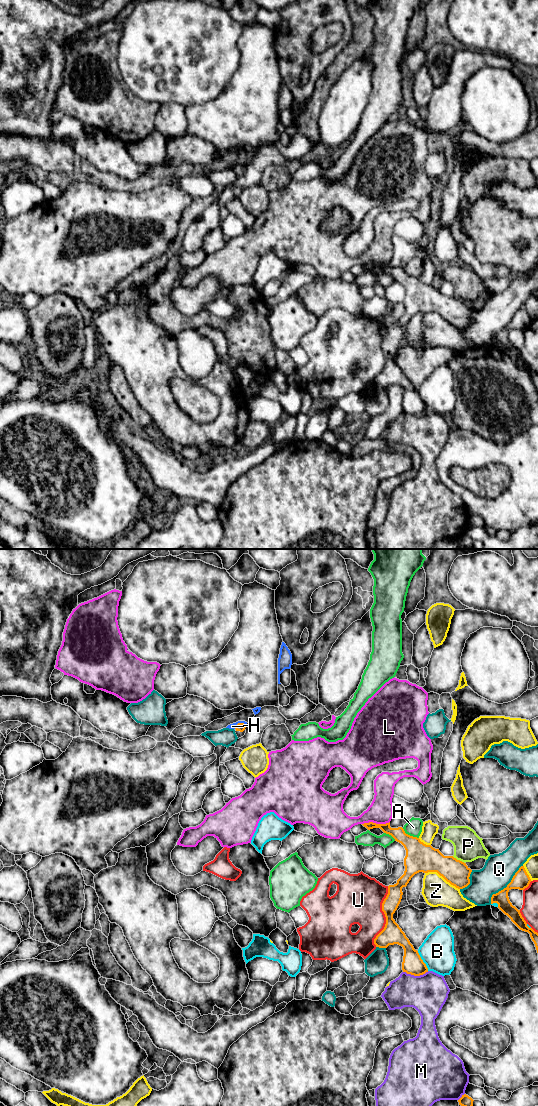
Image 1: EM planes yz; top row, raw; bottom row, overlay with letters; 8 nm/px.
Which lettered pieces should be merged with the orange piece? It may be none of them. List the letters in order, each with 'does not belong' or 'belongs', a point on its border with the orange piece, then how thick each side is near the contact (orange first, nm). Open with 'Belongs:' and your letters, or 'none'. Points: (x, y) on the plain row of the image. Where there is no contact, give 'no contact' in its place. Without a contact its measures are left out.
Belongs: none
A: does not belong | yz (409, 275) | 220/140 nm
B: does not belong | yz (422, 401) | 160/280 nm
H: does not belong | yz (239, 163) | 70/50 nm
L: does not belong | yz (375, 263) | 100/200 nm
M: does not belong | yz (415, 415) | 160/320 nm
P: does not belong | yz (458, 300) | 200/240 nm
Q: does not belong | yz (506, 327) | 140/260 nm
U: does not belong | yz (385, 356) | 160/380 nm
Z: does not belong | yz (442, 316) | 220/220 nm

